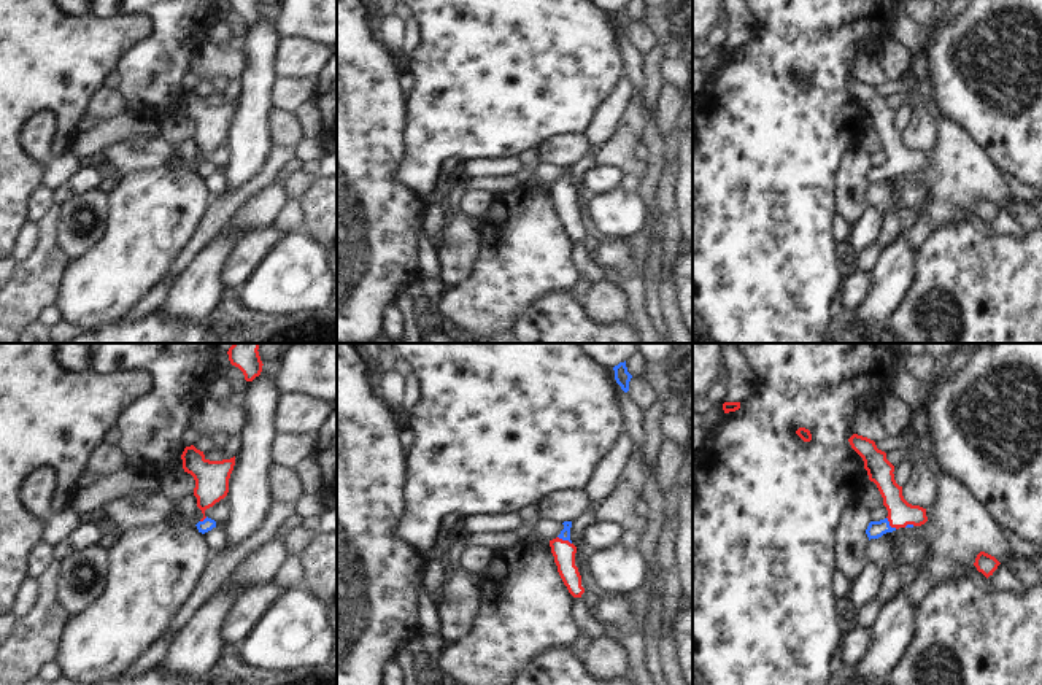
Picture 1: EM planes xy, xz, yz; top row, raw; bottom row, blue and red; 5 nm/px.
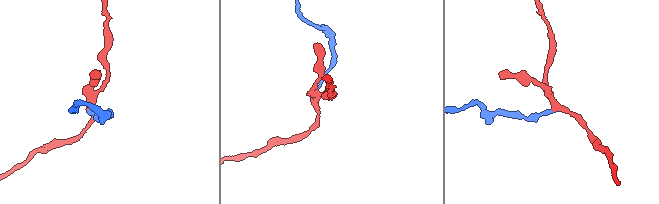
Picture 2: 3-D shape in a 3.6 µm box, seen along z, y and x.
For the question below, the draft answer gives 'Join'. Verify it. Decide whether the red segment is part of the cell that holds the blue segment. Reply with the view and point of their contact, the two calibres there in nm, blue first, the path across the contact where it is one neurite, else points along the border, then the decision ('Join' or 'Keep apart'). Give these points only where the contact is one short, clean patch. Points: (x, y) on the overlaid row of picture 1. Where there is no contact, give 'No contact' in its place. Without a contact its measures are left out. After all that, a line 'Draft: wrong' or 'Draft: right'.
Touches blue at yz (888, 525). Thickness 90 nm (blue) against 130 nm. Path across: yz (876, 530), (888, 525), (901, 514). Join.
Draft: right

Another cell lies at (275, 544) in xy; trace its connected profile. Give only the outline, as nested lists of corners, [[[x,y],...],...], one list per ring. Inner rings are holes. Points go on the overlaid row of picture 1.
[[[273,532],[270,539],[237,563],[226,582],[233,582],[235,591],[240,594],[243,590],[270,580],[286,556],[283,536]]]

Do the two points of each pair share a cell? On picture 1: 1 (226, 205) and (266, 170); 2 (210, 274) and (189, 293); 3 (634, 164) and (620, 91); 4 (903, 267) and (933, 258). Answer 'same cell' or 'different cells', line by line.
1: same cell
2: same cell
3: different cells
4: different cells

